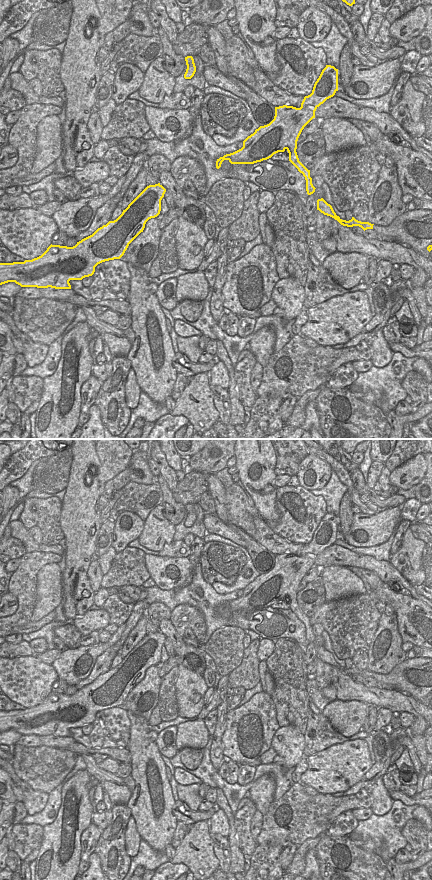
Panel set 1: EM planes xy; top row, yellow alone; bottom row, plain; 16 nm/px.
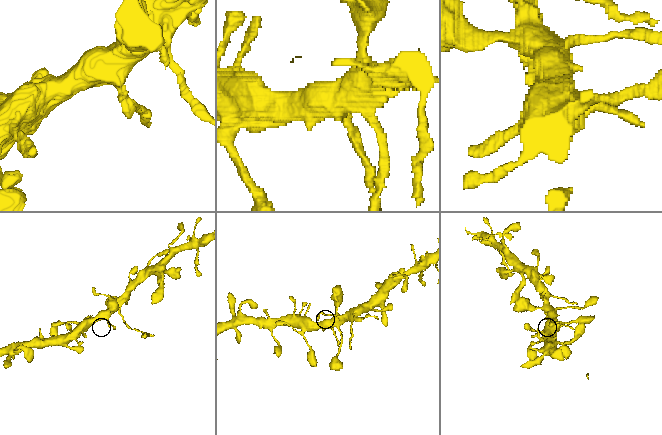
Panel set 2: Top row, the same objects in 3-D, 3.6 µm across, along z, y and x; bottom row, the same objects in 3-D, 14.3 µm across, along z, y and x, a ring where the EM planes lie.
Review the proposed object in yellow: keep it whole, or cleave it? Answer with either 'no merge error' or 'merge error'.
merge error

